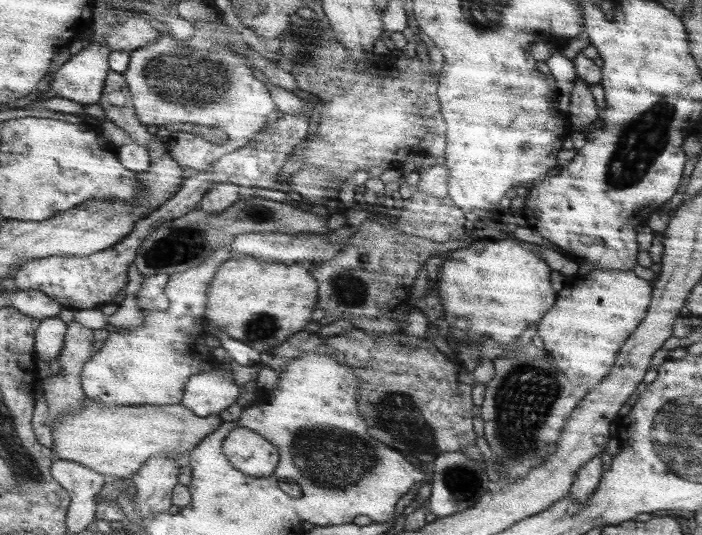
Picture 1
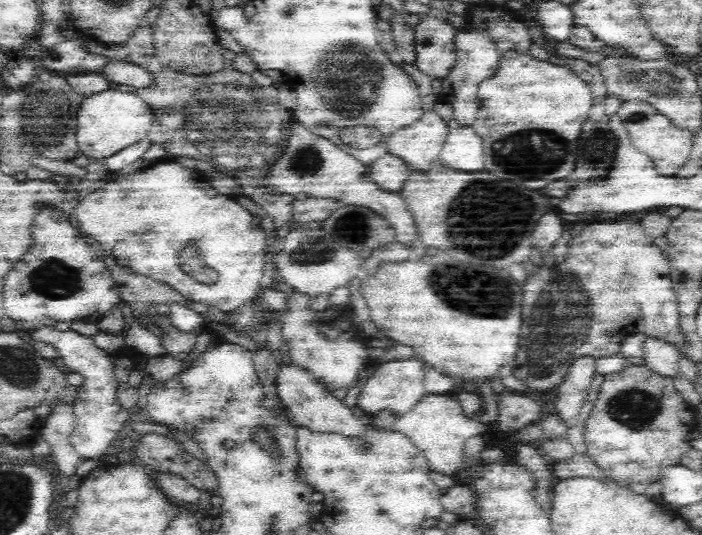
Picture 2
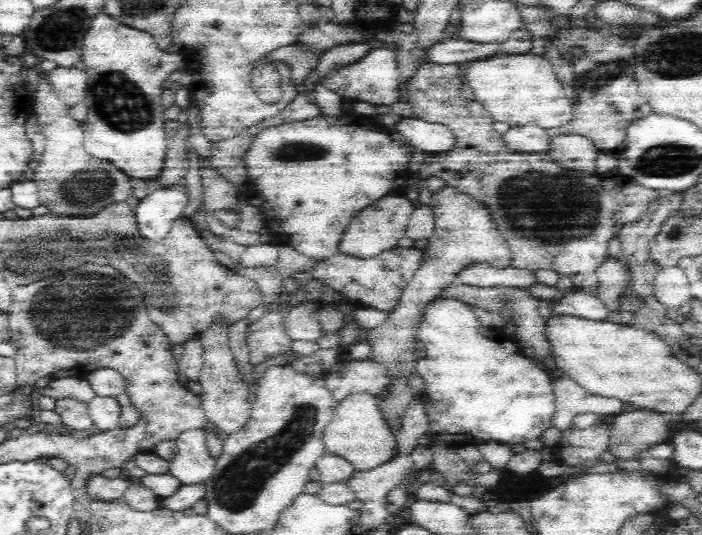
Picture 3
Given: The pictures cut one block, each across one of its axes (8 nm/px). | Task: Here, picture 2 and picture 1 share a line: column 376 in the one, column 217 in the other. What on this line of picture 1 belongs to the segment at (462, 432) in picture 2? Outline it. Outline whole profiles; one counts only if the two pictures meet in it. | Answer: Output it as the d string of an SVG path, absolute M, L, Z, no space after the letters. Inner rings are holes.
M88 399L83 409L79 409L77 413L59 417L57 423L51 427L54 454L56 455L54 458L84 464L86 467L100 472L99 474L106 479L132 479L150 458L159 454L164 454L164 456L188 454L199 446L203 439L218 431L223 424L223 418L219 414L211 417L197 416L183 404L163 407L146 405L107 407L107 405L99 404L97 400Z

